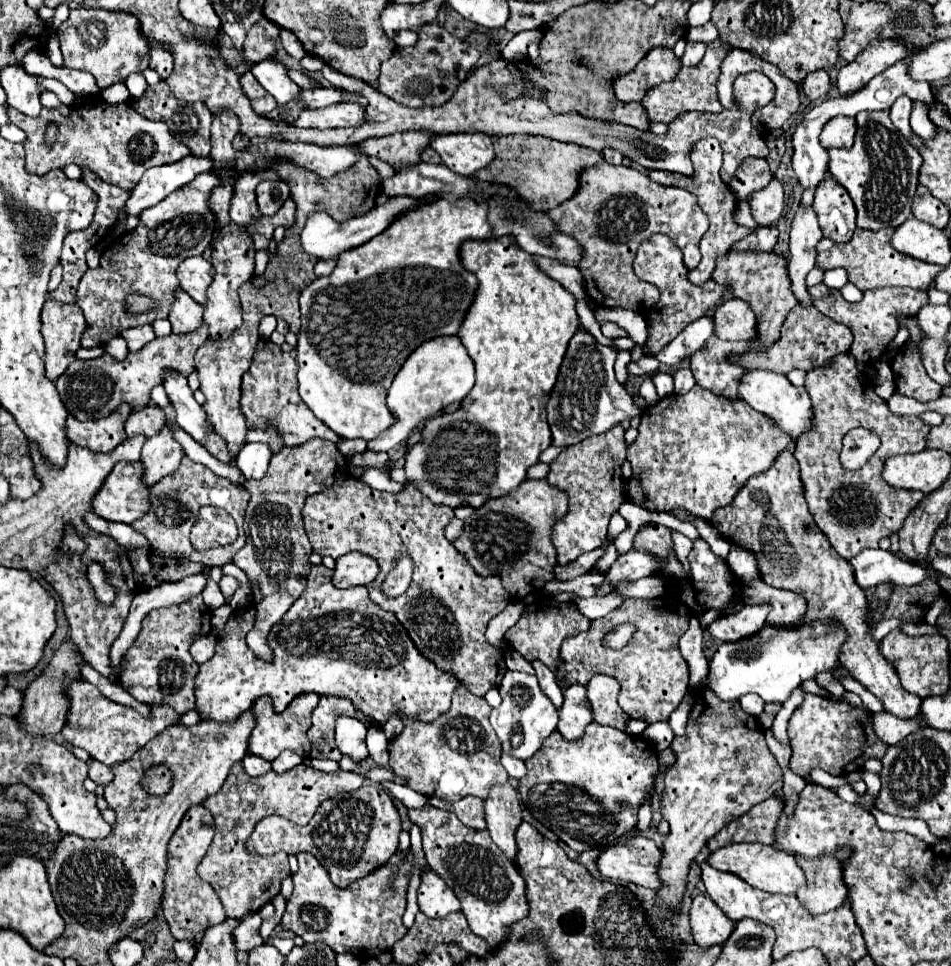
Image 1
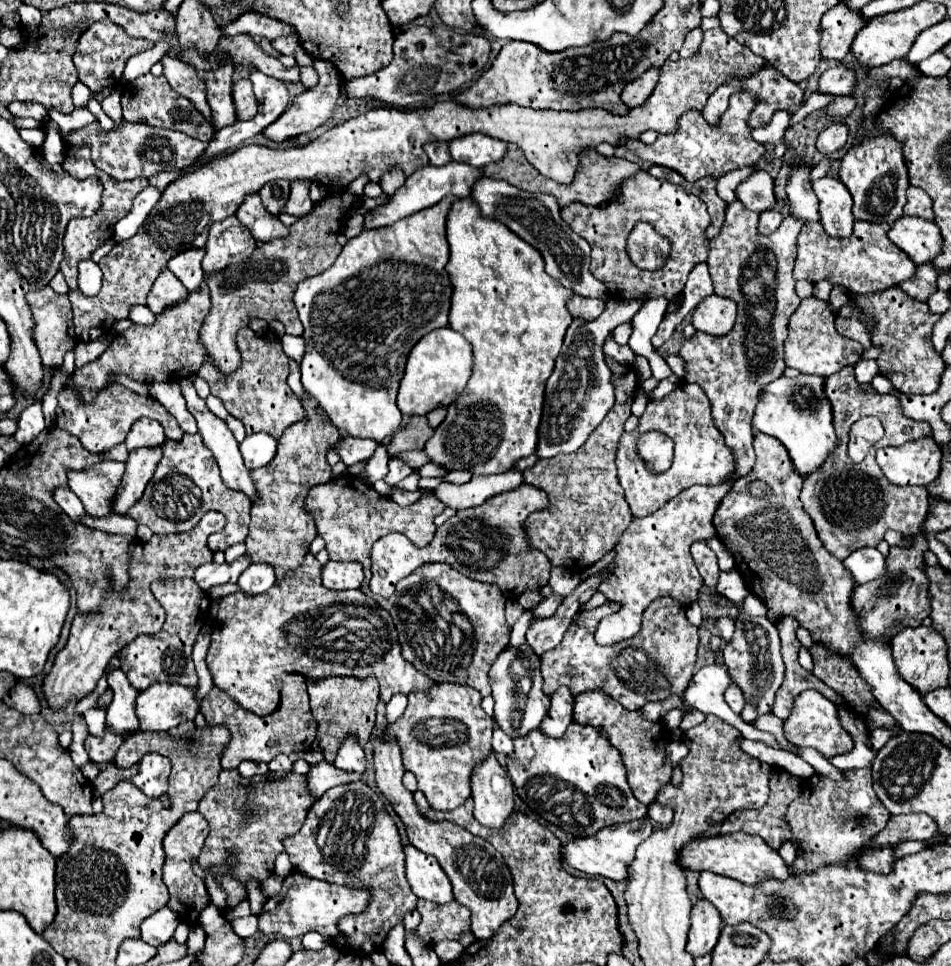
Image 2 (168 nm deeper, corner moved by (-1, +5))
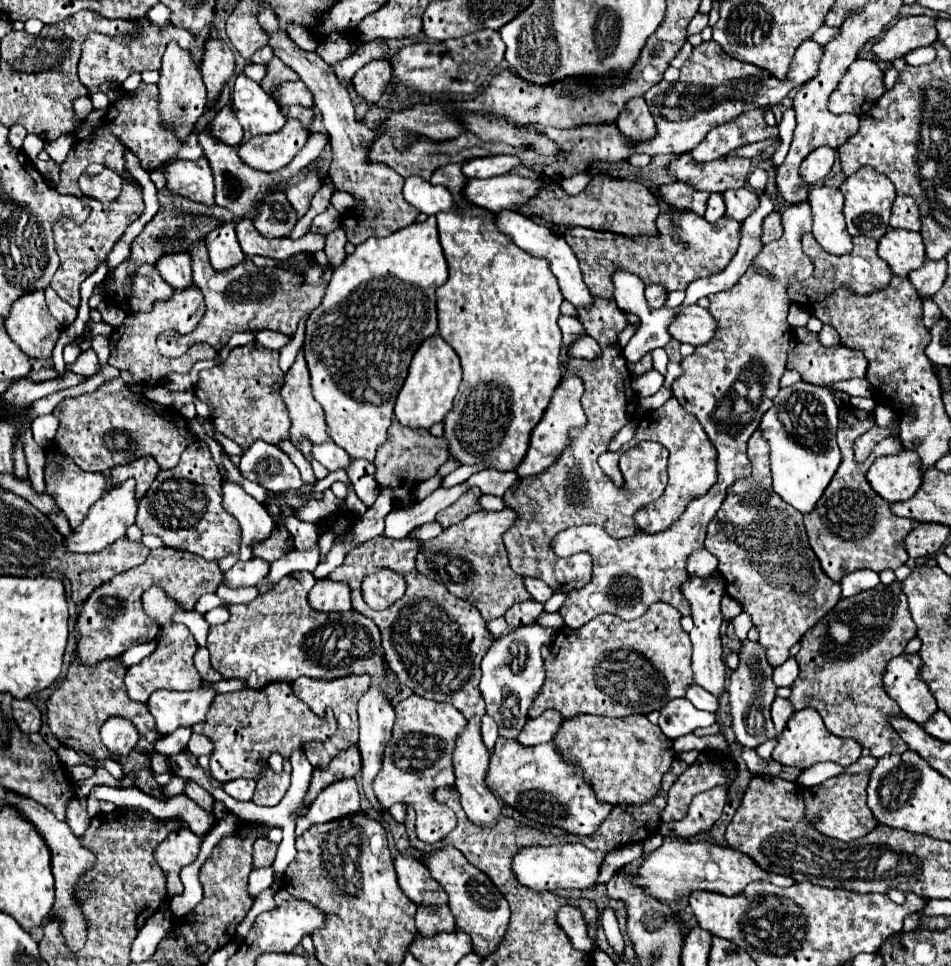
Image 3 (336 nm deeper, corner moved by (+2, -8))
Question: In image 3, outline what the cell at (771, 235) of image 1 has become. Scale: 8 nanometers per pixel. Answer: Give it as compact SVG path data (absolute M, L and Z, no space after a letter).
M780 212L768 214L762 222L762 242L768 244L772 240L778 240L782 236L782 224L780 224Z

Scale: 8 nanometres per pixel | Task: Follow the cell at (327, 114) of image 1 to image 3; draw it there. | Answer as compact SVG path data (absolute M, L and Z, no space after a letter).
M290 118L280 132L268 136L262 134L244 142L238 148L238 154L250 168L276 172L294 160L294 156L304 148L308 136L310 130L304 130L300 120Z

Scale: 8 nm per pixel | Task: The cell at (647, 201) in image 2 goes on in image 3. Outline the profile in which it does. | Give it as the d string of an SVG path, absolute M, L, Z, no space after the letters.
M662 210L656 220L658 234L654 236L622 236L614 232L596 232L590 228L572 228L564 240L580 260L584 284L598 298L612 298L612 274L616 270L632 270L646 286L660 284L668 292L686 290L696 278L706 278L722 272L734 258L740 240L740 222L720 218L710 224L692 210Z

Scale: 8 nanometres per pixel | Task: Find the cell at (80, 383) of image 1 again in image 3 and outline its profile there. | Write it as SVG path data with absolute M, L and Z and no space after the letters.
M196 286L174 292L174 296L164 302L156 302L154 310L148 314L130 312L128 318L124 320L124 324L114 328L114 332L110 336L110 358L108 360L118 360L118 370L128 370L136 382L140 382L144 386L152 384L152 388L158 386L172 372L188 374L196 362L214 360L218 352L208 344L194 344L188 348L188 352L184 356L174 360L174 358L166 358L158 352L156 338L158 338L158 334L168 332L168 330L176 330L178 334L188 334L198 326L202 316L204 316L204 298L202 298L200 290L196 290Z

